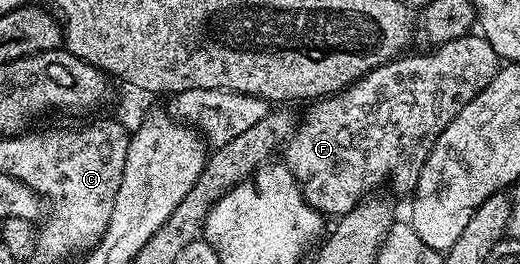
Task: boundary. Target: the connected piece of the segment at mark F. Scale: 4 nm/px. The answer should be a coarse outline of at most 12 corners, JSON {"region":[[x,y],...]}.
{"region":[[481,35],[315,100],[284,145],[304,199],[413,194],[498,74]]}

